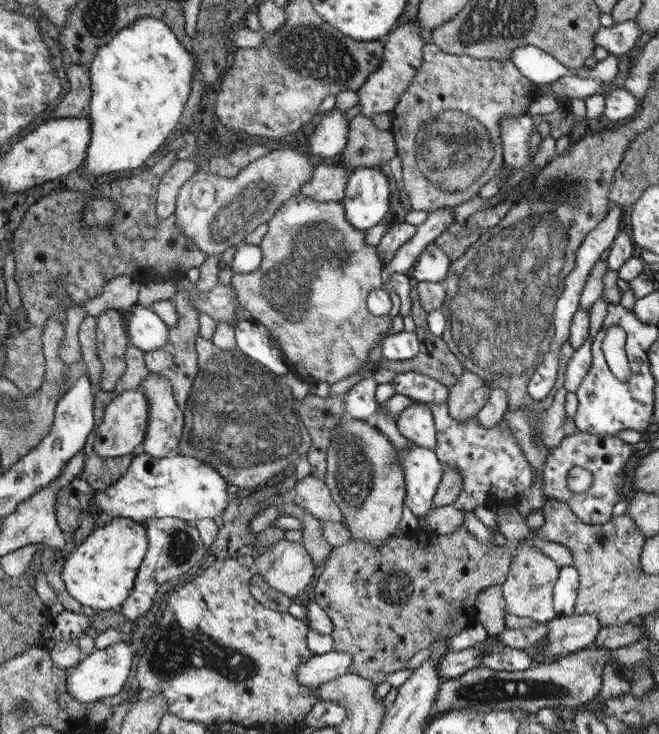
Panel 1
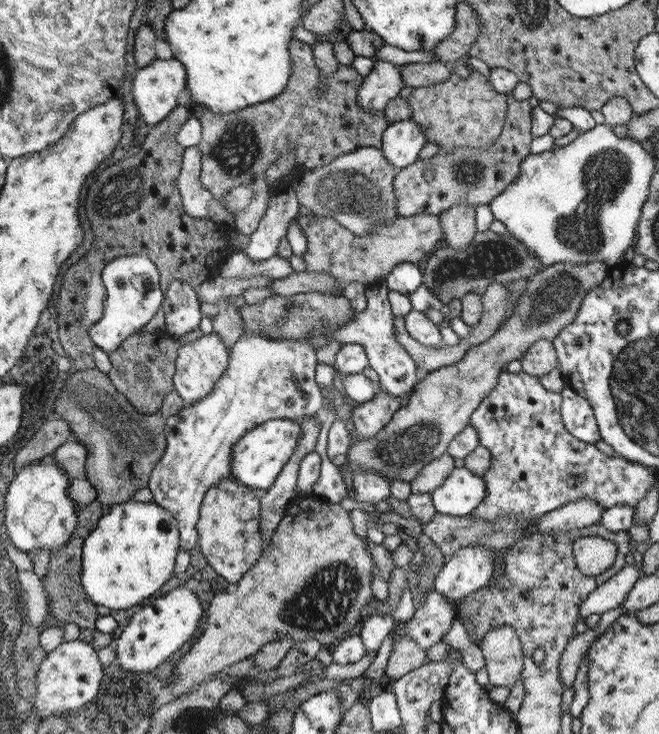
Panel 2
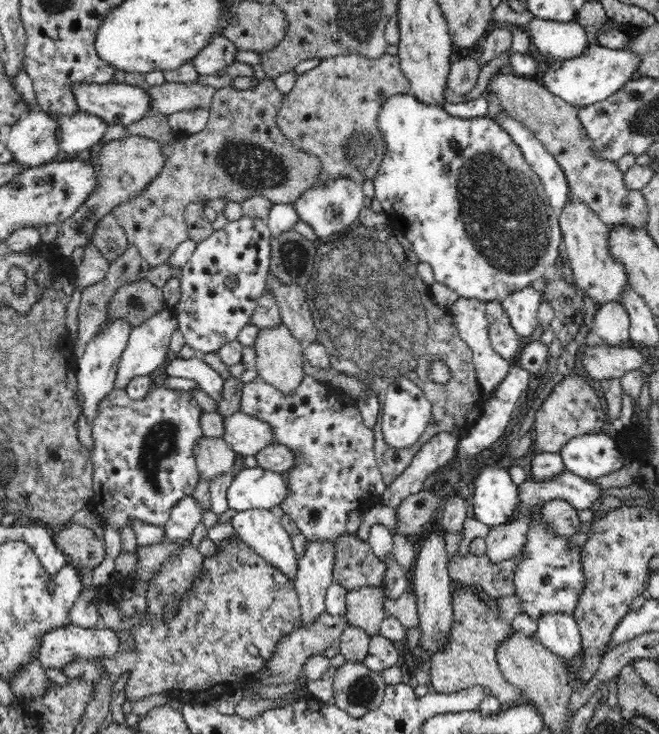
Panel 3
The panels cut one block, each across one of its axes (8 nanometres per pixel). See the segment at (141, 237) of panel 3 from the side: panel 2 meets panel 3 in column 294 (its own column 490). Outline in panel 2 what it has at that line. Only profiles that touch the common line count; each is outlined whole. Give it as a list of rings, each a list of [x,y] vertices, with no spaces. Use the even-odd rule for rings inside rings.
[[[511,94],[507,96],[507,120],[503,126],[501,136],[489,148],[455,148],[445,154],[435,154],[433,158],[415,160],[411,166],[397,170],[393,180],[395,190],[395,210],[399,210],[399,218],[415,216],[415,214],[429,214],[439,216],[443,210],[451,208],[453,204],[465,202],[469,206],[491,204],[515,178],[519,178],[521,162],[529,156],[529,142],[531,142],[531,106],[529,102],[513,100]]]

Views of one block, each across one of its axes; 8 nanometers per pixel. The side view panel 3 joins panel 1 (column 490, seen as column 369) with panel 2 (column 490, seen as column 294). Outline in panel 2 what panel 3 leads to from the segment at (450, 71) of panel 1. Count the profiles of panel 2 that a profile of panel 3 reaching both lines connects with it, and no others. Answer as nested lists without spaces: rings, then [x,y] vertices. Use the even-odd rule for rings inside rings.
[[[469,70],[467,78],[459,78],[451,72],[451,76],[441,84],[431,84],[425,88],[413,88],[409,98],[407,98],[407,104],[411,110],[411,120],[423,128],[427,142],[435,142],[439,146],[437,154],[445,154],[445,152],[451,152],[455,148],[481,148],[481,150],[489,148],[501,136],[505,120],[507,120],[507,108],[509,108],[507,96],[499,94],[491,86],[489,76],[481,76],[475,70]]]

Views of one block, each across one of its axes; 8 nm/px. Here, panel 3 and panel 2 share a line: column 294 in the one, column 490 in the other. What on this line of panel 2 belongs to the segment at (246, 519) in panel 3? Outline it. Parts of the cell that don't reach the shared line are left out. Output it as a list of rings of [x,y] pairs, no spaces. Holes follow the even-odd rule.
[[[485,546],[461,548],[455,556],[447,558],[445,566],[437,572],[433,590],[437,590],[449,604],[457,608],[477,590],[487,588],[495,570],[499,552],[487,552]]]

